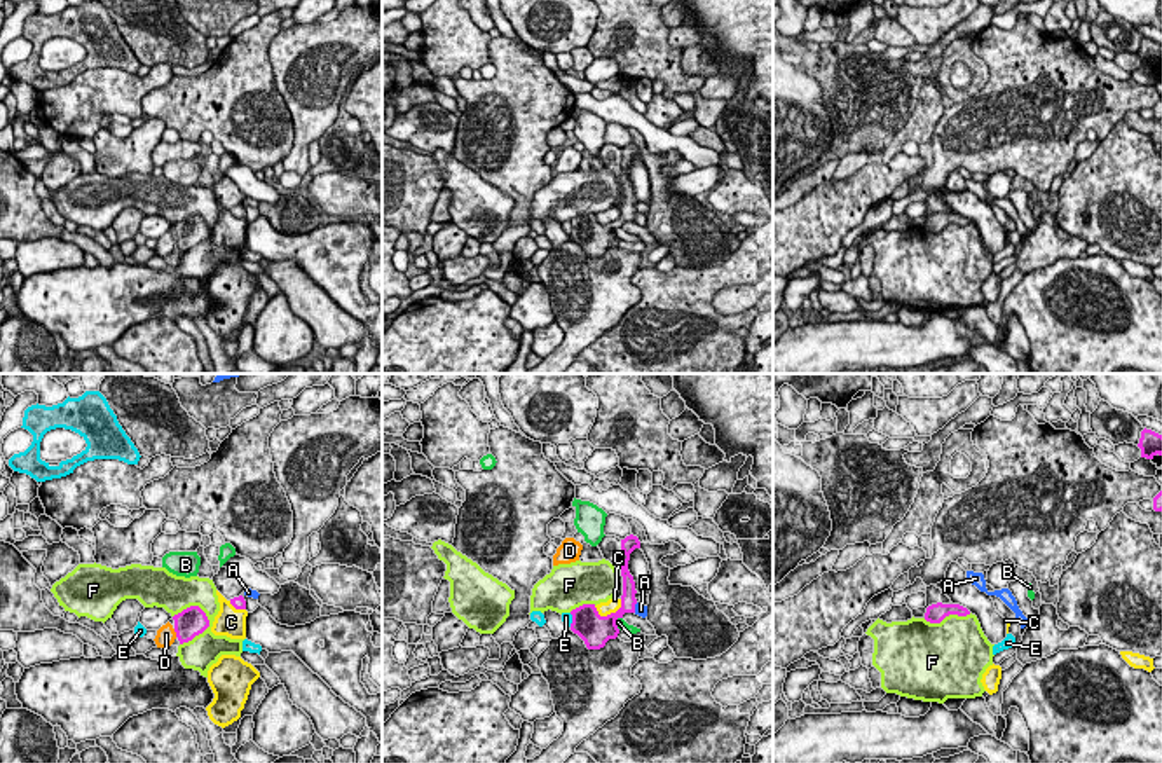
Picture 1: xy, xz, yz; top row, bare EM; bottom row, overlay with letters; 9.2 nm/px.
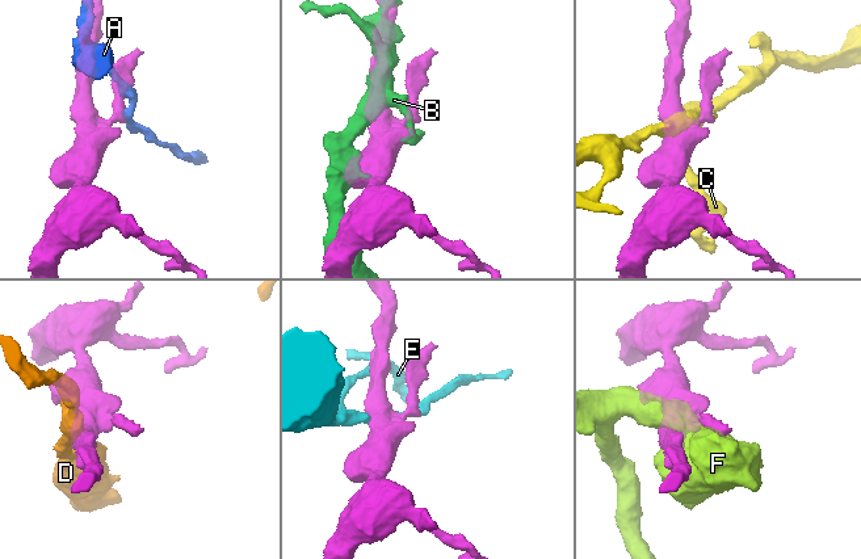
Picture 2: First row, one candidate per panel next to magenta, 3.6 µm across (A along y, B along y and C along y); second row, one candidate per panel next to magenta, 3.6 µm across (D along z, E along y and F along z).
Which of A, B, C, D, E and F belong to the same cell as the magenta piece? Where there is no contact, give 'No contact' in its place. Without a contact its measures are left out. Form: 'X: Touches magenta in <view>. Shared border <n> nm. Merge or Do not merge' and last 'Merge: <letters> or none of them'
A: Touches magenta in xz. Shared border 100 nm. Do not merge
B: Touches magenta in xz. Shared border 130 nm. Do not merge
C: Touches magenta in xz. Shared border 280 nm. Do not merge
D: Touches magenta in xy. Shared border 90 nm. Do not merge
E: Touches magenta in xz. Shared border 130 nm. Do not merge
F: Touches magenta in xy. Shared border 420 nm. Do not merge
Merge: none of them

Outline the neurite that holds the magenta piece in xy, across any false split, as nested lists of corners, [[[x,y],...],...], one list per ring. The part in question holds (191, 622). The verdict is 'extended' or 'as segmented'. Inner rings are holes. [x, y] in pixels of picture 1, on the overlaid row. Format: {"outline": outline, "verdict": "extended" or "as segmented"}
{"outline": [[[190,606],[173,616],[174,632],[180,644],[192,641],[209,627],[206,613],[199,606]]], "verdict": "as segmented"}

